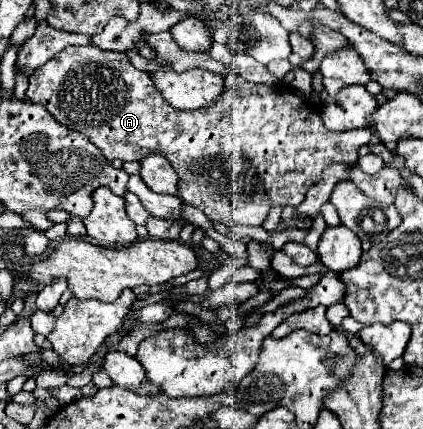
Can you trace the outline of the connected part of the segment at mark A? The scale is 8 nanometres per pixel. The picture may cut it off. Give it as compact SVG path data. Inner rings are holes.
M93 44L67 46L35 70L29 78L27 98L43 104L59 124L87 136L109 162L115 158L141 162L147 154L165 154L179 174L179 196L183 196L187 204L201 208L209 220L227 222L227 226L253 226L253 218L267 218L269 208L277 202L297 206L303 202L307 190L321 180L329 164L355 164L359 148L371 138L369 128L349 132L327 130L321 114L291 88L255 84L243 78L239 78L233 88L225 90L211 106L179 112L159 94L151 74L137 70L127 54L99 50Z

